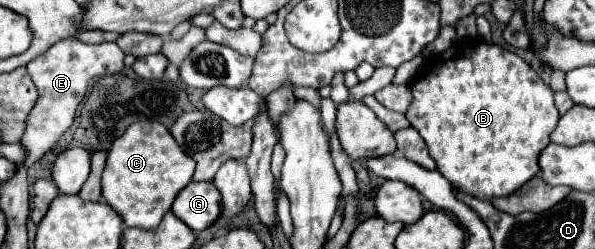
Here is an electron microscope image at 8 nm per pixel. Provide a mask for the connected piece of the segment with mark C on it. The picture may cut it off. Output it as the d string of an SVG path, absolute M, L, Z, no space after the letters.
M152 119L136 121L124 131L124 135L120 135L112 143L108 151L106 169L102 173L102 197L124 219L126 227L154 229L162 221L164 213L170 211L172 201L178 195L178 191L182 191L192 181L194 169L196 169L196 161L180 149L176 139L170 135L170 131L162 123L152 121Z

